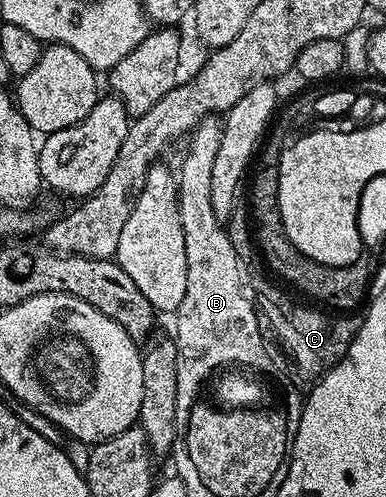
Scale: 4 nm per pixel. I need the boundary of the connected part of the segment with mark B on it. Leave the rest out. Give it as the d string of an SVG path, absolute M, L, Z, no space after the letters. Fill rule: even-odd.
M216 116L204 117L193 132L188 134L189 146L181 161L181 170L175 176L179 196L178 209L181 212L182 227L187 255L187 288L181 305L175 312L176 343L175 373L178 389L175 398L175 433L188 430L181 425L187 419L187 407L198 400L201 379L218 369L240 365L249 369L255 367L271 373L280 386L290 384L289 364L285 355L270 343L265 334L254 300L247 297L243 285L240 257L231 246L223 222L215 215L211 202L211 171L215 154L219 152L222 122Z

